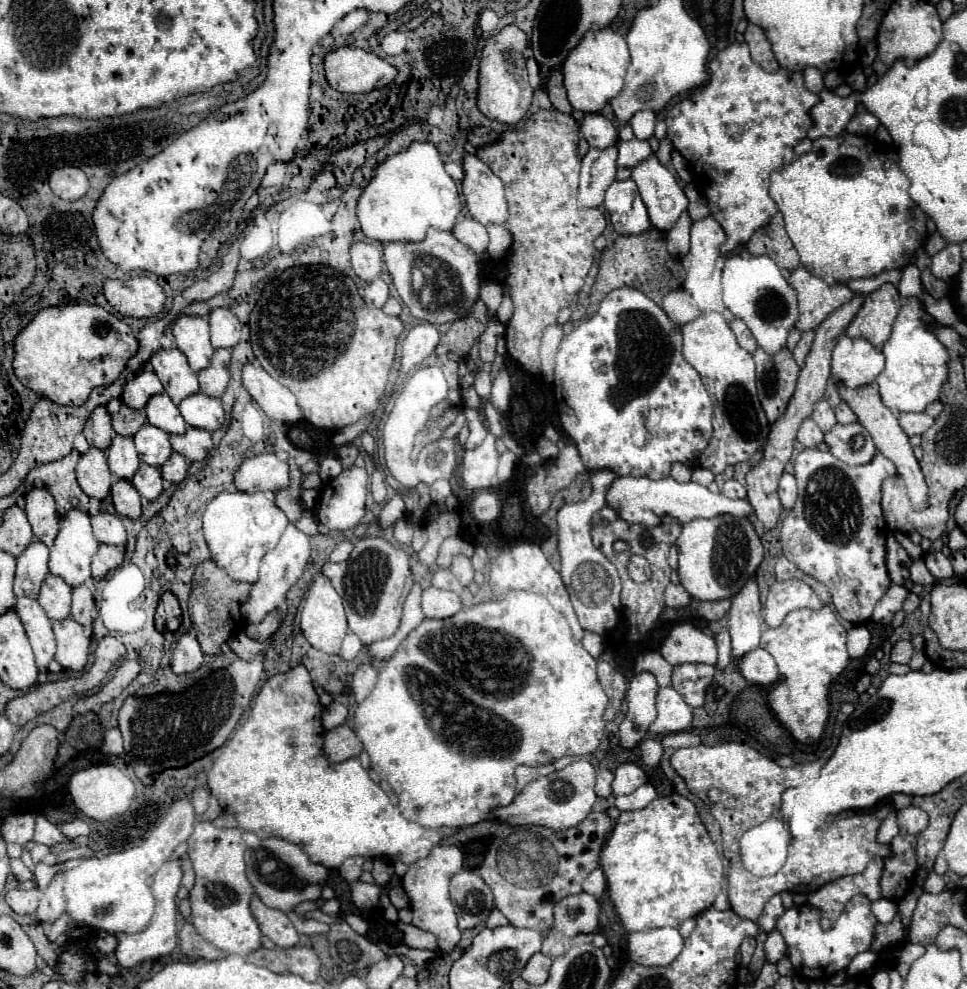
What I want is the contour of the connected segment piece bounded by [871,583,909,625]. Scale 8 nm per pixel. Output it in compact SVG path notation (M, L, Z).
M893 583L889 587L889 591L879 599L879 603L875 605L875 611L871 615L871 621L881 623L881 625L889 625L893 621L893 615L901 609L903 601L907 599L909 591L905 585L897 585Z

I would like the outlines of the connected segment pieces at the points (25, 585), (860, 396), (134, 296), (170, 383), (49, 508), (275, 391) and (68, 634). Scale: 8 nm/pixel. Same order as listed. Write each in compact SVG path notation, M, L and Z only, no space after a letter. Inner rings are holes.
M33 541L31 547L23 555L17 557L17 573L15 573L15 595L27 595L27 597L37 597L41 583L45 581L45 575L49 573L47 567L49 561L49 549Z
M839 385L839 395L847 401L847 405L853 409L853 413L857 415L859 423L869 431L869 435L873 437L875 441L875 447L895 463L897 467L897 473L901 475L901 479L905 481L907 485L907 493L909 493L909 501L913 505L913 509L925 509L929 507L929 489L927 489L927 483L925 483L925 477L921 473L921 465L919 461L915 459L913 455L913 447L909 445L909 437L905 435L905 431L901 429L899 425L899 419L893 411L889 411L883 401L881 401L881 395L877 391L875 385L865 385L865 387L857 387L857 389L849 389L849 387L843 387Z
M145 275L127 281L105 281L105 297L121 315L137 319L157 317L167 299L163 287Z
M161 349L151 357L151 365L175 405L185 397L199 393L197 375L189 369L187 357L179 349Z
M33 489L25 495L25 513L33 527L35 539L43 541L47 547L53 545L59 531L59 517L55 511L53 495L47 489Z
M259 363L245 365L243 385L269 419L285 425L303 421L303 413L297 405L297 397L277 379L273 379Z
M69 617L63 621L53 621L53 631L57 639L55 661L63 669L83 671L89 655L89 643L93 633L91 627L83 627Z

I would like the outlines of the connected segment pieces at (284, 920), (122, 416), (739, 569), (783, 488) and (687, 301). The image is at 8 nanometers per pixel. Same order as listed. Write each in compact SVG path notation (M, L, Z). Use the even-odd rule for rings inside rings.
M257 895L251 899L251 911L263 931L265 937L269 937L277 947L293 947L299 941L299 933L295 931L289 917L279 911L267 907Z
M121 405L119 413L113 415L113 429L117 435L133 437L145 425L145 415L127 405Z
M719 515L711 519L693 519L681 527L679 579L687 593L699 601L717 601L733 597L755 575L763 561L763 545L747 517Z
M783 473L781 481L779 481L779 499L781 499L785 509L791 509L795 505L797 483L795 483L795 477L789 475L789 473Z
M683 289L667 293L663 297L663 305L661 307L669 315L669 319L675 321L677 325L685 325L685 323L689 323L691 319L695 319L699 315L699 309L695 307L693 299Z

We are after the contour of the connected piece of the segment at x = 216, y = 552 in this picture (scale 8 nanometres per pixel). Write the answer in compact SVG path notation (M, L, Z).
M223 491L207 505L203 513L203 535L211 551L211 559L227 571L235 581L255 583L259 577L259 561L273 549L289 525L285 513L275 505L267 493Z

